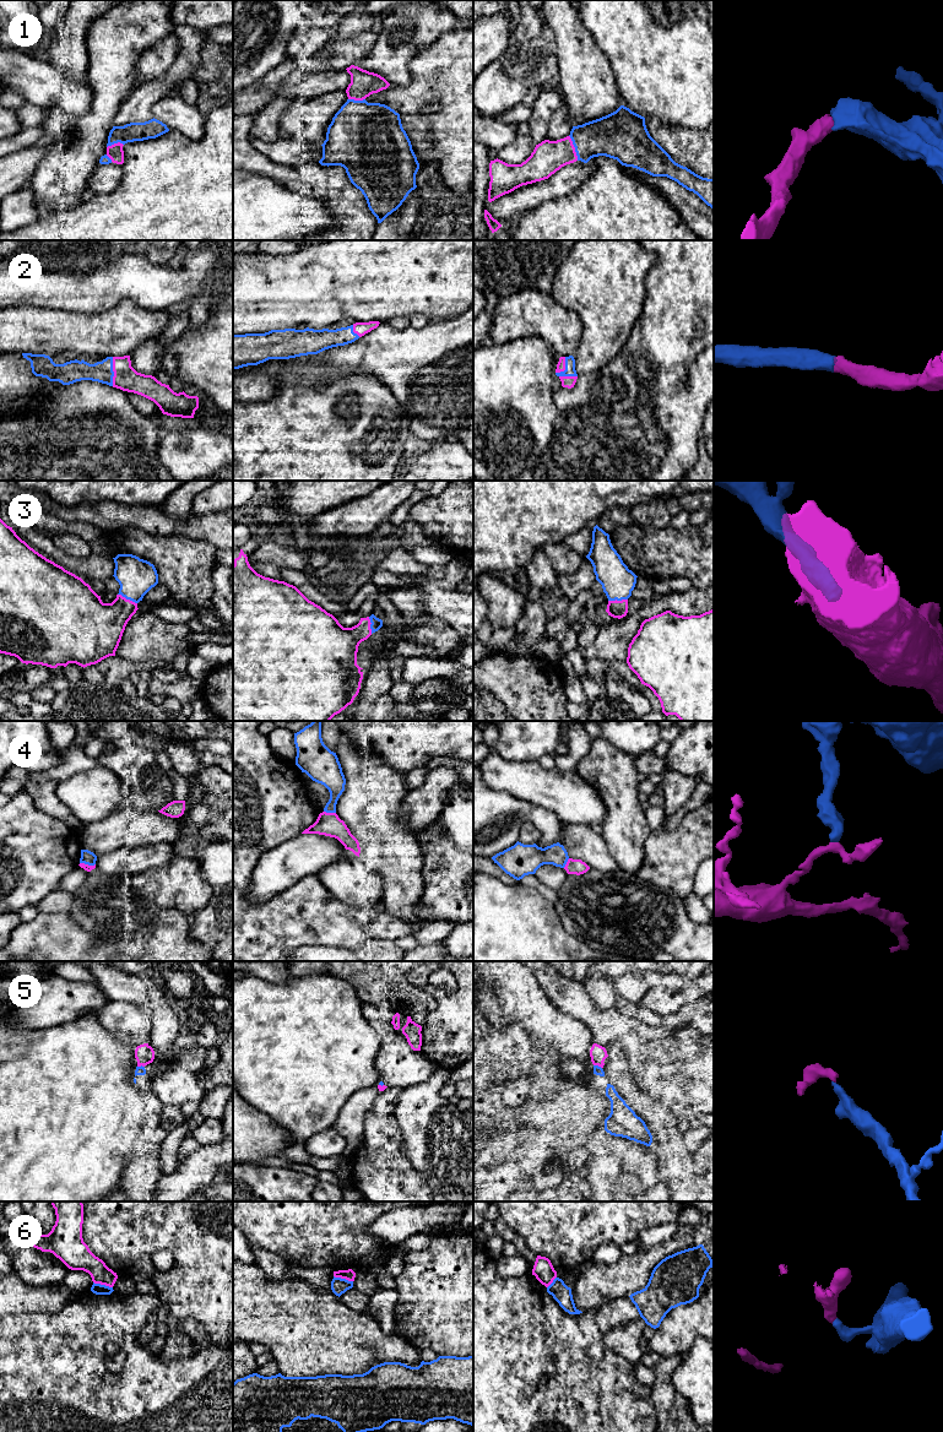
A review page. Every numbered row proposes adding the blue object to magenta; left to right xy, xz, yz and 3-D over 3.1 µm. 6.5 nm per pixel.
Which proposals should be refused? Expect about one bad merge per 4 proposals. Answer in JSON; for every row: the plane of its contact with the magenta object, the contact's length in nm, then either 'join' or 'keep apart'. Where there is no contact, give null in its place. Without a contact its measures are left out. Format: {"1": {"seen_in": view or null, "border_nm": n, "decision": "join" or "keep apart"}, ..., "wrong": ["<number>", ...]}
{"1": {"seen_in": "yz", "border_nm": 180, "decision": "join"}, "2": {"seen_in": "xy", "border_nm": 190, "decision": "join"}, "3": {"seen_in": "xy", "border_nm": 140, "decision": "join"}, "4": {"seen_in": "xz", "border_nm": 80, "decision": "keep apart"}, "5": {"seen_in": "yz", "border_nm": 60, "decision": "keep apart"}, "6": {"seen_in": "xy", "border_nm": 130, "decision": "keep apart"}, "wrong": ["4", "5", "6"]}

